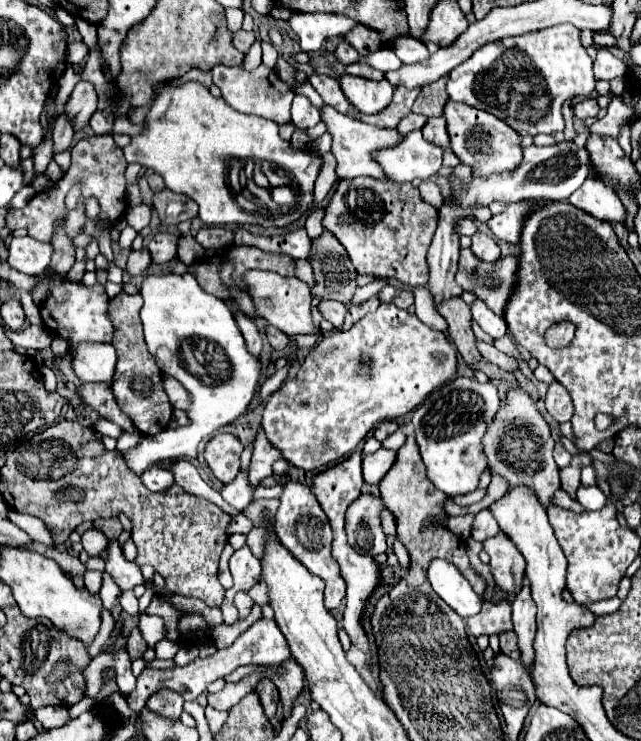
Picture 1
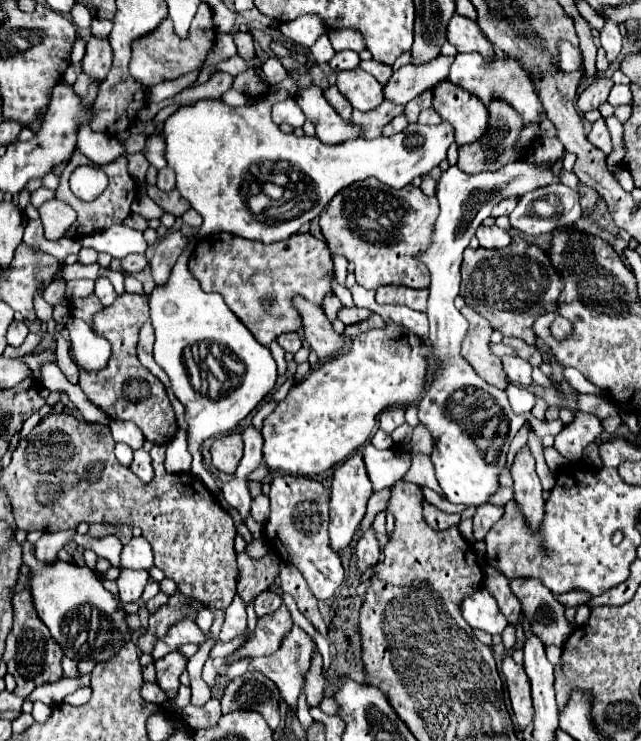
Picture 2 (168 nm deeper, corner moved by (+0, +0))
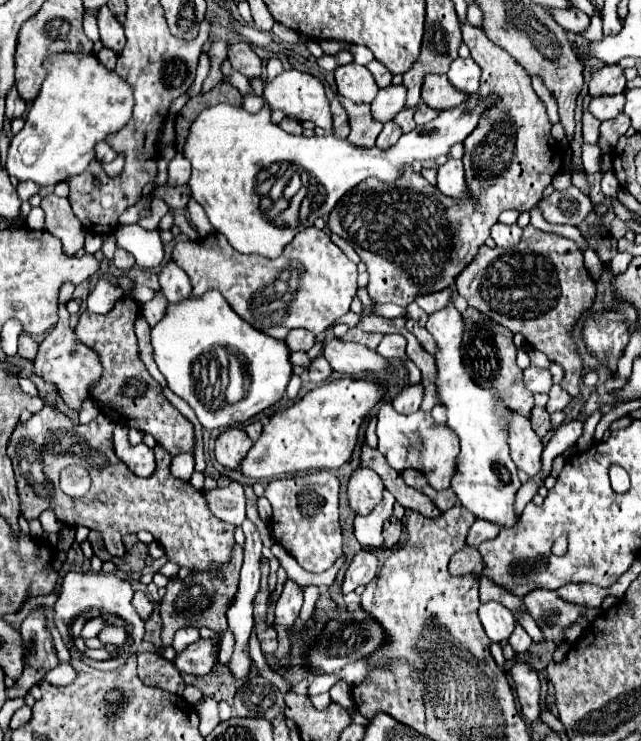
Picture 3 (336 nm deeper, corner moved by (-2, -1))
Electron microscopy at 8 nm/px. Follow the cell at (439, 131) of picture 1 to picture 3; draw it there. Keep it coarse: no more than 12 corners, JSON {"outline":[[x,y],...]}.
{"outline":[[419,105],[415,111],[415,123],[425,125],[435,119],[439,111]]}

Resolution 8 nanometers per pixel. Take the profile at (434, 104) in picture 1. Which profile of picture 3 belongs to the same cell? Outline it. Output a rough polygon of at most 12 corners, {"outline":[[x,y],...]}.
{"outline":[[403,109],[393,121],[403,133],[415,129],[415,109]]}

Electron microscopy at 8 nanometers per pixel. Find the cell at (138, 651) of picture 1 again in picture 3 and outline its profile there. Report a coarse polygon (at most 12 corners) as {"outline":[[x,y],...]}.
{"outline":[[243,547],[223,577],[171,579],[161,601],[165,645],[181,627],[227,629]]}

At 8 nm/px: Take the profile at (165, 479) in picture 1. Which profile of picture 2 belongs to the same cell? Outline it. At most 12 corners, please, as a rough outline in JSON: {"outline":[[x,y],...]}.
{"outline":[[137,450],[131,470],[143,480],[153,480],[151,456]]}

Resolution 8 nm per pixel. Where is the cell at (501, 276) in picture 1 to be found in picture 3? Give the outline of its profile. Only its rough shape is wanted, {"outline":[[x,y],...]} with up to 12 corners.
{"outline":[[527,225],[457,277],[471,307],[563,365],[597,287],[575,241]]}

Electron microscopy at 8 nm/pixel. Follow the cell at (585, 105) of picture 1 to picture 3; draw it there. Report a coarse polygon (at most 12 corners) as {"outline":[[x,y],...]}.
{"outline":[[621,65],[593,73],[589,95],[617,95],[625,89]]}

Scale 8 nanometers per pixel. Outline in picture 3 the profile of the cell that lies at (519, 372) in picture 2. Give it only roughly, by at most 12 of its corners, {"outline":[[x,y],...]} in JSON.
{"outline":[[543,367],[523,371],[525,387],[533,393],[549,393],[553,379]]}

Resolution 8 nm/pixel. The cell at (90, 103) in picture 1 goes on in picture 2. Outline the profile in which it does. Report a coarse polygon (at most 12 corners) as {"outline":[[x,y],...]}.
{"outline":[[91,36],[83,72],[103,82],[111,68],[109,40]]}

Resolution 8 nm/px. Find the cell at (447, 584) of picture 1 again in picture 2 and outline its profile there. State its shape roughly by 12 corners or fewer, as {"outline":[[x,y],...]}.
{"outline":[[487,590],[461,600],[461,616],[471,628],[492,636],[507,628]]}

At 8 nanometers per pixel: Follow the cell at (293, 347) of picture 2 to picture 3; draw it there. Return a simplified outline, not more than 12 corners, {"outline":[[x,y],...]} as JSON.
{"outline":[[295,329],[285,343],[291,351],[309,351],[315,335],[307,329]]}

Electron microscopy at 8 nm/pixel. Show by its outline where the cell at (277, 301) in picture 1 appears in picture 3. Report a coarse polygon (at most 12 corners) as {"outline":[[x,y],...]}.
{"outline":[[339,339],[325,341],[323,357],[345,375],[389,373],[377,351]]}

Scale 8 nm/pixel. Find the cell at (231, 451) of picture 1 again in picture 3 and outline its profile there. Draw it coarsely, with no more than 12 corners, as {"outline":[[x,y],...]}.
{"outline":[[243,429],[215,441],[215,459],[237,469],[253,441]]}

